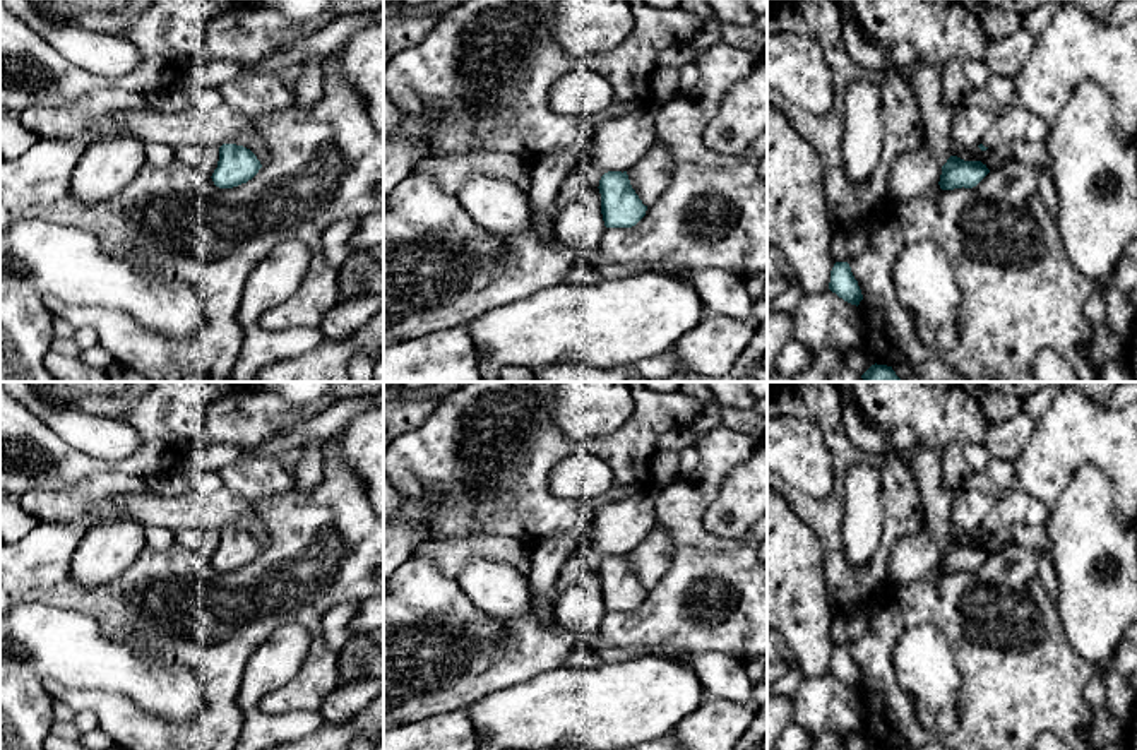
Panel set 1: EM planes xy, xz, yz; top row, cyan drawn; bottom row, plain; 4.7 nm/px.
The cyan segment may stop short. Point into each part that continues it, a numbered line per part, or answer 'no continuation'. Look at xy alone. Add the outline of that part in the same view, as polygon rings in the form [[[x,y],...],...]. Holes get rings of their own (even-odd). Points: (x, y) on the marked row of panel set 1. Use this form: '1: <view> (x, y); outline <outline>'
no continuation

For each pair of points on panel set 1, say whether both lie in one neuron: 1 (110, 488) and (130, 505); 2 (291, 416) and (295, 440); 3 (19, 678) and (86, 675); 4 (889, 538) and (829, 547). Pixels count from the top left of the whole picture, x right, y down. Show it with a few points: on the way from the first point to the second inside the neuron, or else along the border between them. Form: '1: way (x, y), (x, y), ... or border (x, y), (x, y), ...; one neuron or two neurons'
1: border (148, 490), (137, 495), (103, 497), (88, 514); two neurons
2: border (329, 406), (288, 427), (259, 447); two neurons
3: way (36, 666), (69, 666); one neuron
4: way (881, 557), (867, 571), (850, 571), (845, 565); one neuron

